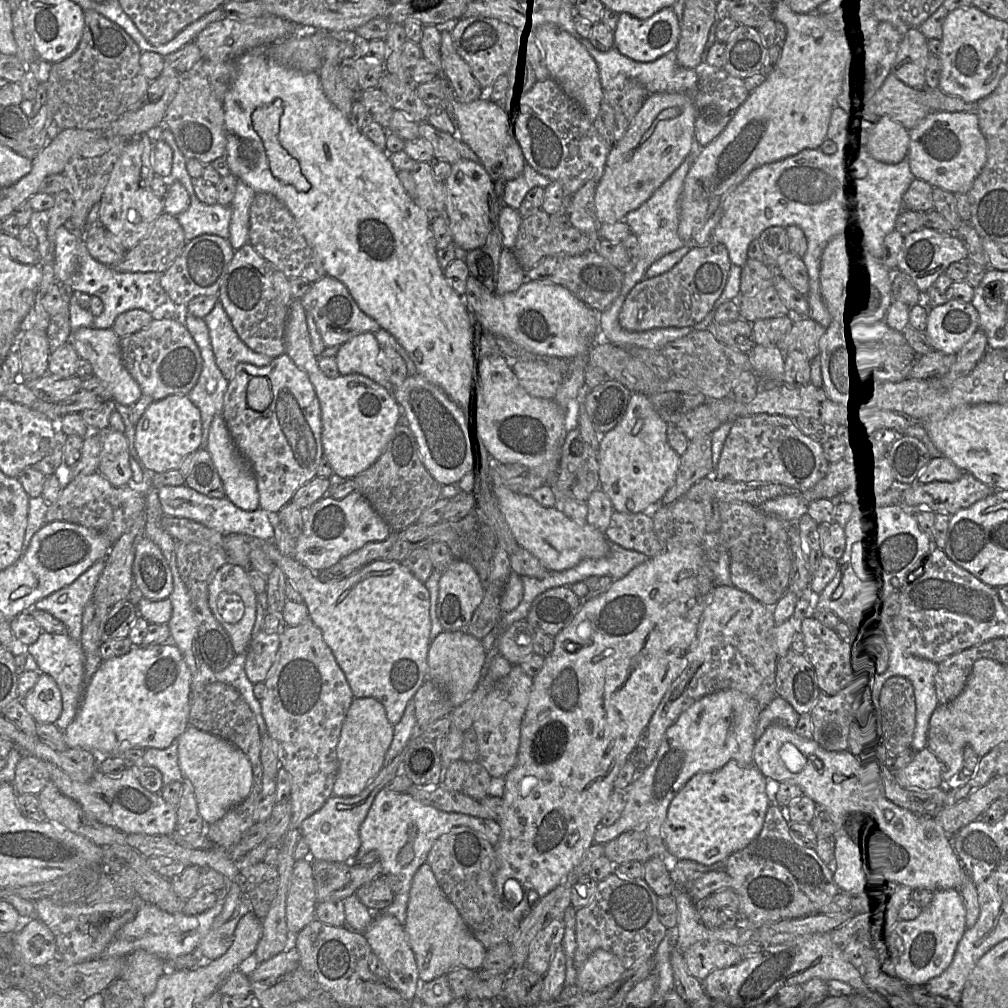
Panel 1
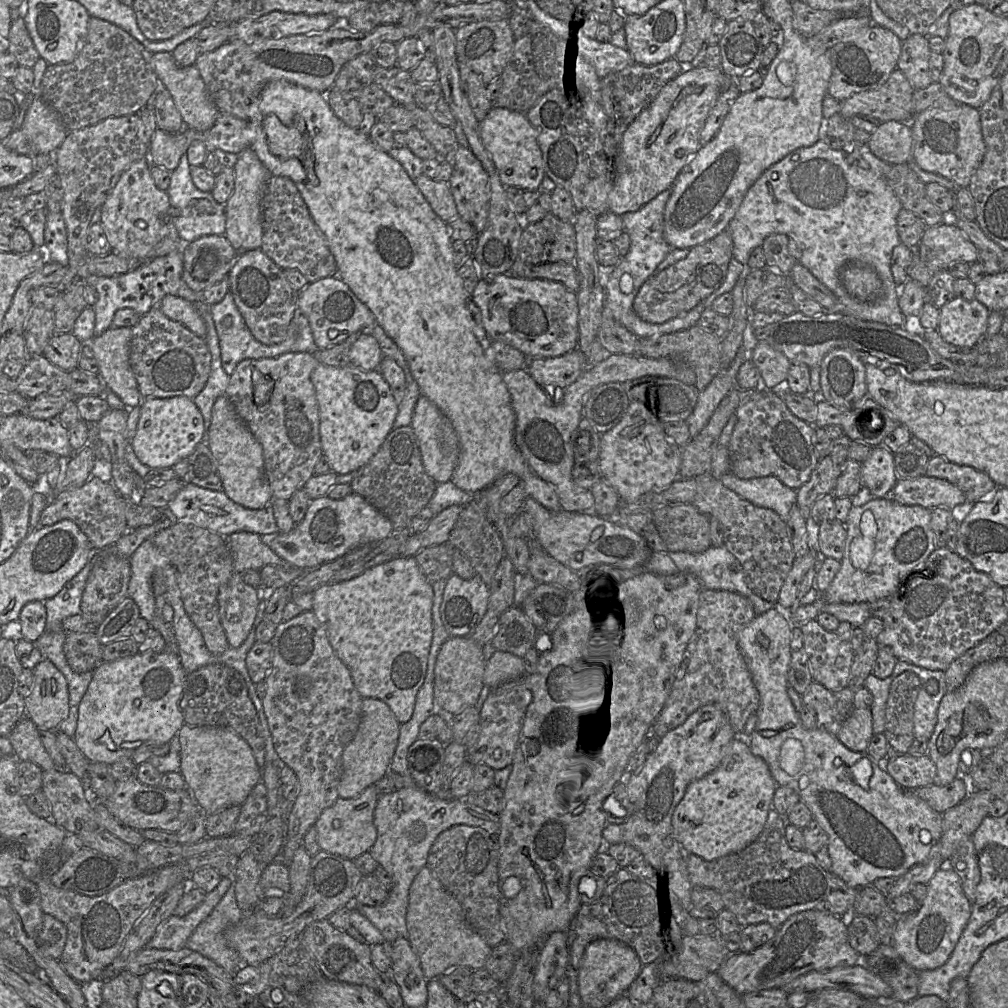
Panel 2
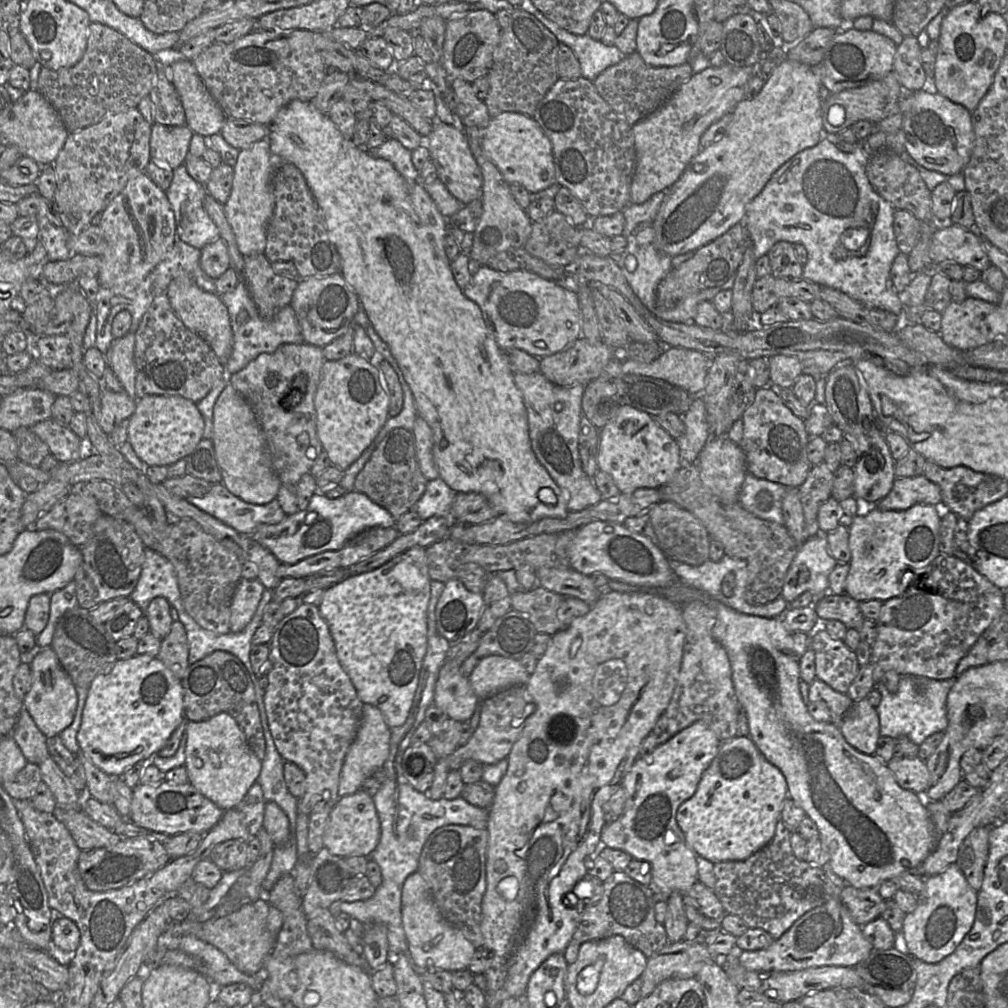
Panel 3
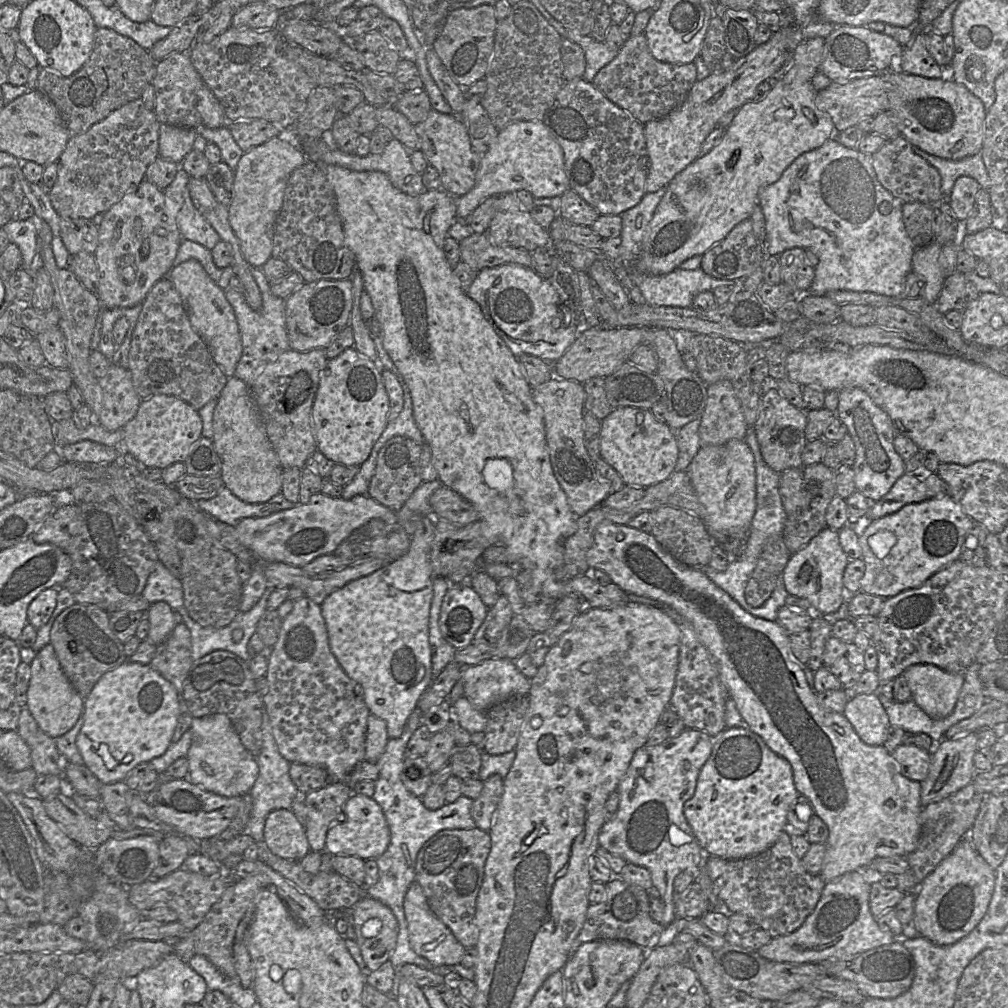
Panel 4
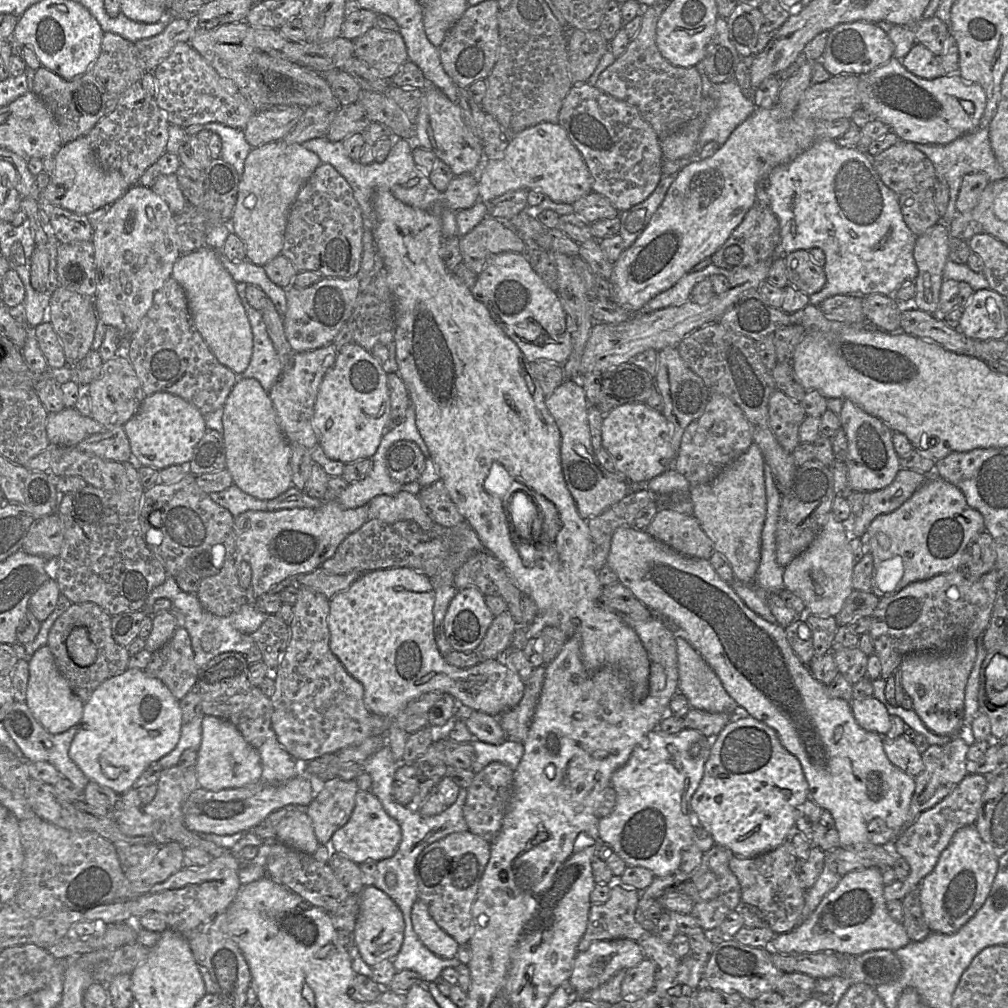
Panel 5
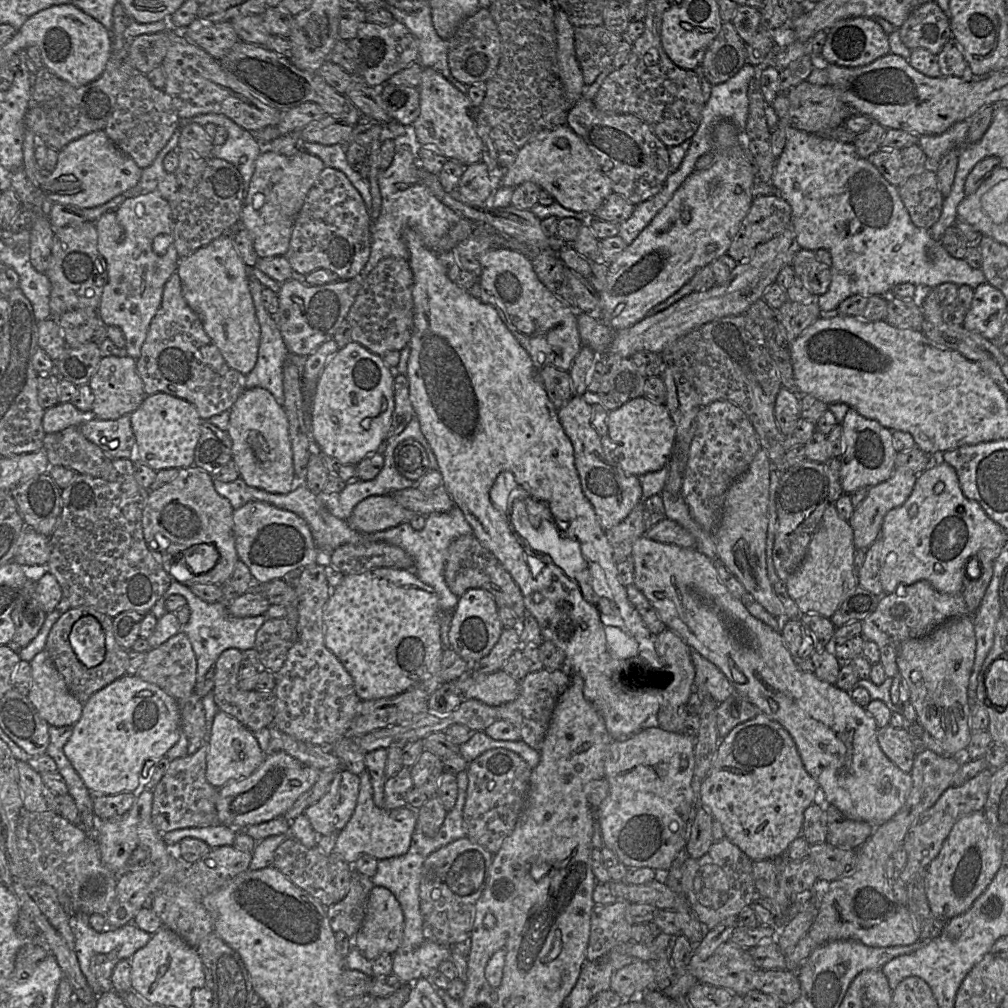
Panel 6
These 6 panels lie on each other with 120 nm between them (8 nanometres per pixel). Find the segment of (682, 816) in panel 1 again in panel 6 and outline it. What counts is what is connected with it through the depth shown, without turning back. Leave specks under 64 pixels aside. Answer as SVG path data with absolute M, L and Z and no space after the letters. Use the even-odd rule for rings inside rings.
M762 712L735 726L720 741L699 794L699 805L708 809L722 825L725 837L752 861L786 854L792 841L802 834L805 809L817 801L821 801L819 784L805 769L793 738L781 724Z

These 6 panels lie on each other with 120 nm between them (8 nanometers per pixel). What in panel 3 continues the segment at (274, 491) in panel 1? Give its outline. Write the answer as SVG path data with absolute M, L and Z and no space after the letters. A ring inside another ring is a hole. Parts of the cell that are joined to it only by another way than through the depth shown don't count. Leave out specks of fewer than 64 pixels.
M282 344L273 353L262 353L245 368L229 375L231 384L250 404L266 439L271 456L271 463L280 481L284 485L295 486L300 478L310 472L316 458L323 451L317 436L316 410L314 397L321 378L321 371L326 358L323 347L311 344ZM298 374L307 377L307 390L300 402L294 407L285 409L282 398L299 393L292 391L292 382ZM269 376L275 376L278 384L270 388L266 384Z

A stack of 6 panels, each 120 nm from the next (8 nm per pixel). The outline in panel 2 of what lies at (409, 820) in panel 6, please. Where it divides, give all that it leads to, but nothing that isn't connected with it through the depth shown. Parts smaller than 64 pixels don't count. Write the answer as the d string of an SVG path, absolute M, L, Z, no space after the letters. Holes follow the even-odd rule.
M370 785L356 798L343 799L339 797L332 806L325 809L314 824L320 850L349 860L369 851L377 837L377 831L373 824L377 799L376 788L374 785Z

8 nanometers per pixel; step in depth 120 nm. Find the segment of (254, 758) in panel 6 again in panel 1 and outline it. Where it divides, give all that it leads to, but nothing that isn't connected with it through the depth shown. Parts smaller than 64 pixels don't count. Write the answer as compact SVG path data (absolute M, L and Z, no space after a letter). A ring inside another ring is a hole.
M189 725L178 737L178 764L184 780L189 780L194 788L198 811L208 825L220 820L251 792L252 766L245 753L223 738L194 726Z

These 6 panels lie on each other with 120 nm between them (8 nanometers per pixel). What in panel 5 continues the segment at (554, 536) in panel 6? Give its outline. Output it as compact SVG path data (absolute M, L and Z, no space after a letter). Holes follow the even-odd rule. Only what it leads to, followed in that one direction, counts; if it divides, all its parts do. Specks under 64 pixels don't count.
M523 491L515 492L507 504L510 524L514 531L524 542L531 538L535 540L540 529L536 526L538 520L538 508L532 498ZM534 529L536 530L533 533Z

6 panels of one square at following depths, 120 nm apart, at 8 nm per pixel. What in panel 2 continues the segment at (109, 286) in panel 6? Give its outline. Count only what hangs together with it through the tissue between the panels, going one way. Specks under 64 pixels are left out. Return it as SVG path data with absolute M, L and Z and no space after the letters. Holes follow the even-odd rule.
M149 158L135 161L121 175L112 192L101 206L100 223L104 228L112 253L125 258L144 258L159 241L159 231L164 221L170 216L170 200L166 191L162 191L154 183L150 174Z

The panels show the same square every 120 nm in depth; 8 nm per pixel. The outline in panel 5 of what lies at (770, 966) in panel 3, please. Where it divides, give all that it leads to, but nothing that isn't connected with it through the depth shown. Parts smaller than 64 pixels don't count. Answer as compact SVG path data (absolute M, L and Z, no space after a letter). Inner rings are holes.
M876 867L854 870L843 876L837 886L827 893L812 914L793 930L776 935L768 947L778 953L835 952L846 955L861 955L874 950L896 951L908 943L910 938L901 922L894 921L887 911L884 898L882 870Z

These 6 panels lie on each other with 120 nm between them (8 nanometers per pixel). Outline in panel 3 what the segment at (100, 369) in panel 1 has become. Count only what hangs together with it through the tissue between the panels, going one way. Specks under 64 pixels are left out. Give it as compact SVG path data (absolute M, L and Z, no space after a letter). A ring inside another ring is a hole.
M128 332L120 338L114 338L104 354L107 365L112 369L130 398L137 400L134 361L135 333Z

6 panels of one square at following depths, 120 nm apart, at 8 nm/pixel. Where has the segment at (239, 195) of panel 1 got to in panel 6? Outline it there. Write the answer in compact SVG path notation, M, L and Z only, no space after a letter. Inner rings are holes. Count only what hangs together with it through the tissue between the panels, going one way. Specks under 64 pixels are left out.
M262 150L255 161L255 171L240 214L240 224L252 234L254 249L259 259L285 256L295 219L324 168L326 166L320 158L304 151L286 157Z

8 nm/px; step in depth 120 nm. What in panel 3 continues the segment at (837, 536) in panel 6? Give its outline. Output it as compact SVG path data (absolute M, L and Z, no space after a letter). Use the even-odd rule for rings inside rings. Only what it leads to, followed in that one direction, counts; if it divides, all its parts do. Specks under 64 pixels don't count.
M816 534L798 548L784 578L781 596L787 603L809 591L814 598L828 593L829 574L837 564L830 555L826 534Z

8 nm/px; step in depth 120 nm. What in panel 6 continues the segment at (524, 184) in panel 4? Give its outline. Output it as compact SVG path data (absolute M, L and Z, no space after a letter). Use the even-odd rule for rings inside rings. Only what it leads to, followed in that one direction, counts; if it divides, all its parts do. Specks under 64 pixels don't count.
M568 125L542 131L531 138L519 149L515 162L504 170L500 186L515 188L527 181L536 183L542 190L546 190L563 207L589 217L592 217L603 201L613 193L610 179L601 170L590 148Z

